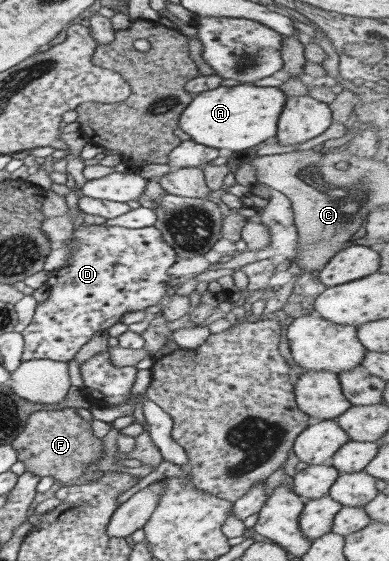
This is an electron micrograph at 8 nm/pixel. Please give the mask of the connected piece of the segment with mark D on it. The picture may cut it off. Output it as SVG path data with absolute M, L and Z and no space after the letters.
M81 223L72 231L66 244L72 251L66 263L60 268L48 271L46 284L47 296L36 304L30 324L20 332L24 347L20 361L33 359L51 359L67 362L75 352L84 347L97 333L120 323L120 318L127 312L144 311L155 306L172 291L168 268L178 260L174 249L168 246L162 235L153 226L144 228L122 228L122 226L104 226Z

